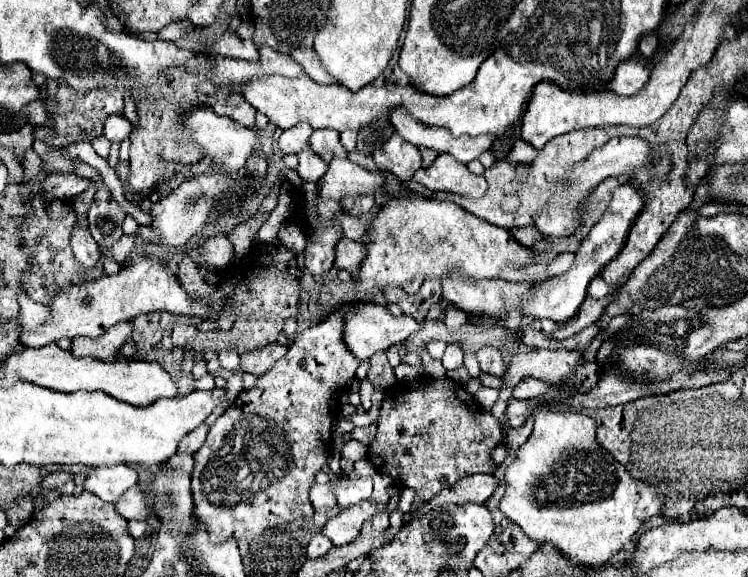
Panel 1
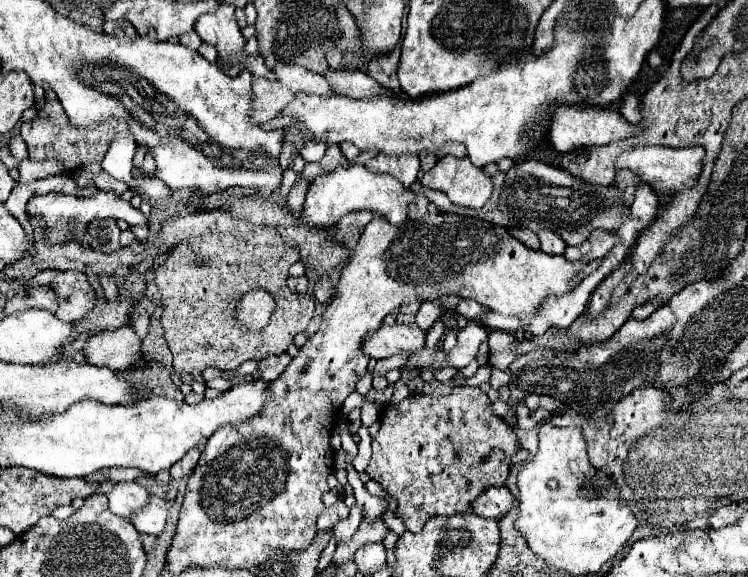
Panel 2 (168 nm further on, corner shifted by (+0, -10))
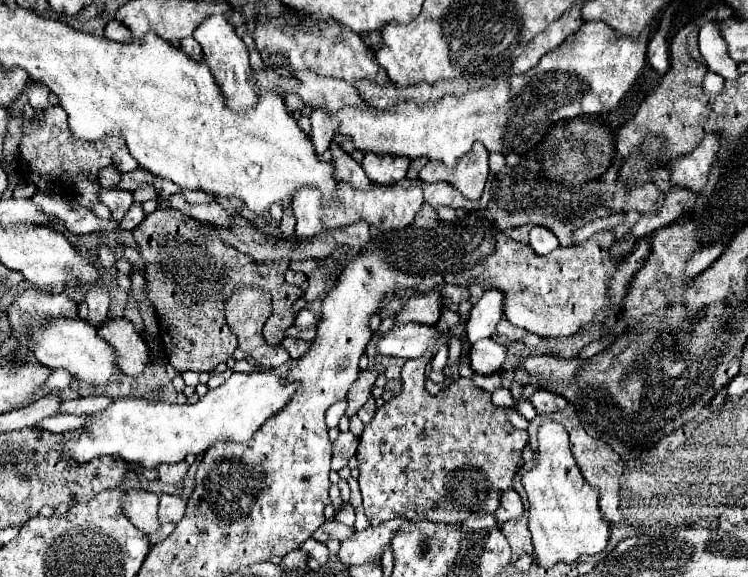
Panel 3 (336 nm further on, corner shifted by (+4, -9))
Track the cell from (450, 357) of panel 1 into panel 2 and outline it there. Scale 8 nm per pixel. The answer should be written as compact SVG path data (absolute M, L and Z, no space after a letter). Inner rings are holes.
M470 320L460 332L458 332L458 342L448 354L448 362L452 368L464 368L478 356L478 348L482 342L486 342L490 330L480 322L480 320Z

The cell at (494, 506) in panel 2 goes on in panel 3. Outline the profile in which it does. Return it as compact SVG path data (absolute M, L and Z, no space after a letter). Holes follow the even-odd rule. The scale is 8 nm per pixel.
M508 489L508 491L502 493L500 505L494 511L494 517L502 525L502 523L506 523L510 519L518 519L522 515L522 511L524 511L524 507L522 507L522 501L520 501L518 493L514 489Z

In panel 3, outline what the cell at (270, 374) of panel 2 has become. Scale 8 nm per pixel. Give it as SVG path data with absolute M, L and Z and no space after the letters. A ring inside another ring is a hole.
M248 285L248 287L242 287L238 289L224 305L224 317L226 317L226 323L228 327L232 329L232 333L238 337L238 343L240 343L240 349L244 349L250 357L254 357L258 361L258 365L262 367L278 367L282 363L286 363L290 359L288 351L278 345L278 347L270 347L266 345L264 337L262 337L262 327L264 323L268 321L268 317L272 315L272 297L268 297L260 287L254 287L254 285Z

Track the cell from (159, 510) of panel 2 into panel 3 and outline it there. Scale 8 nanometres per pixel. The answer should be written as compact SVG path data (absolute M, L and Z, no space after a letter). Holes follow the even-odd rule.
M162 495L160 497L160 523L176 523L182 519L186 509L186 501L176 495Z

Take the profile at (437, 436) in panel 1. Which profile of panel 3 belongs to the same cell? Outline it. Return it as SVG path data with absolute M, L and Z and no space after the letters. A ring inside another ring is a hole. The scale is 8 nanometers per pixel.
M416 359L416 361L406 361L404 369L402 369L402 381L404 381L404 387L398 395L394 395L388 403L384 403L370 425L364 427L364 433L360 437L360 445L358 445L358 453L356 453L356 461L358 461L358 469L360 469L360 479L358 479L358 485L360 485L360 491L362 491L362 499L364 499L364 513L366 517L370 519L372 527L382 523L382 521L388 521L388 519L408 519L408 521L436 521L436 523L462 523L464 519L468 519L472 513L474 515L484 515L484 513L494 513L494 509L498 507L498 501L500 501L500 493L510 489L512 487L512 479L514 479L514 473L516 469L524 463L522 461L522 449L526 447L528 443L528 433L526 431L518 431L510 425L510 421L506 419L506 409L504 407L494 407L492 401L490 401L490 393L474 387L472 379L456 379L452 381L442 393L438 395L430 395L426 389L424 389L424 381L426 381L426 375L424 375L424 367L426 363L422 359Z

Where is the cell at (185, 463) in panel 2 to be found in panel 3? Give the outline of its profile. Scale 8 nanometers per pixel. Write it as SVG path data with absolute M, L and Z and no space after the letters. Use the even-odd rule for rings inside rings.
M180 461L176 465L162 465L158 469L160 481L164 481L164 483L180 483L182 477L186 475L186 471L188 471L188 463L186 461Z

